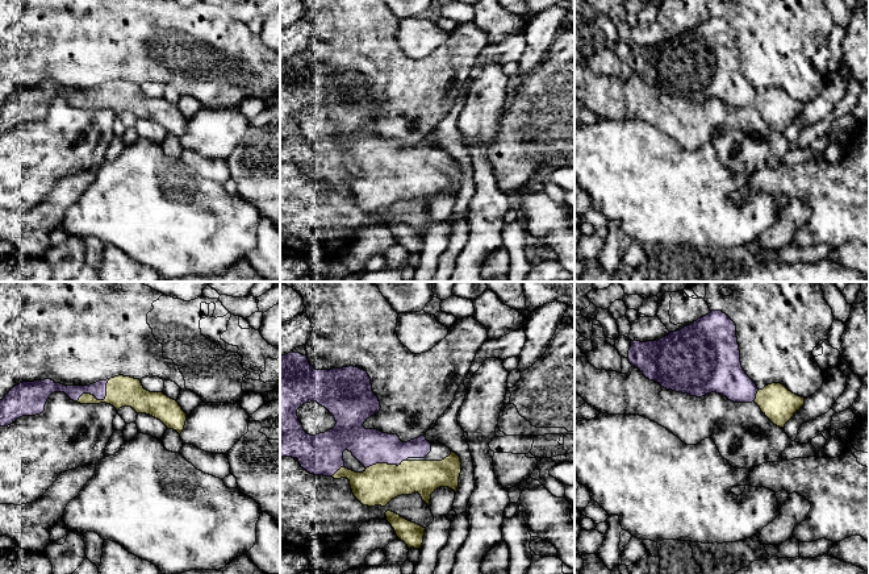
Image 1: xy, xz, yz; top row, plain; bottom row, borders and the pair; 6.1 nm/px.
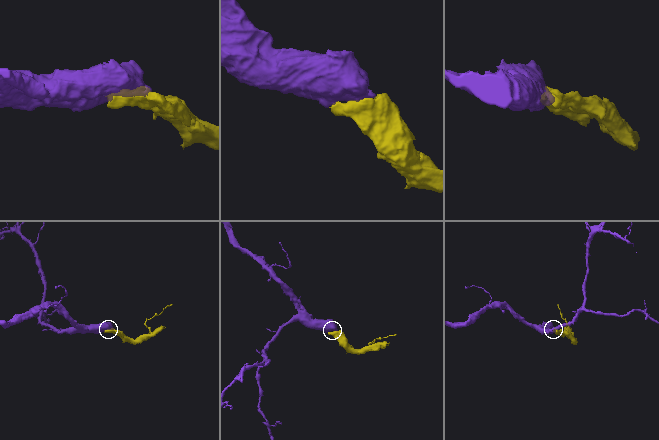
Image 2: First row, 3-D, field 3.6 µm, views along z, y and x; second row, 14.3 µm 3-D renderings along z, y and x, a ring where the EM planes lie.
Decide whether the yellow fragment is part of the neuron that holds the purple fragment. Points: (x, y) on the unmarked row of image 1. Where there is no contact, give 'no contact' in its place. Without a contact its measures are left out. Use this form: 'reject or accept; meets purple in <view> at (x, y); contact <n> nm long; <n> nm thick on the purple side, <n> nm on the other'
accept; meets purple in xy at (99, 104); contact 240 nm long; 100 nm thick on the purple side, 190 nm on the other

